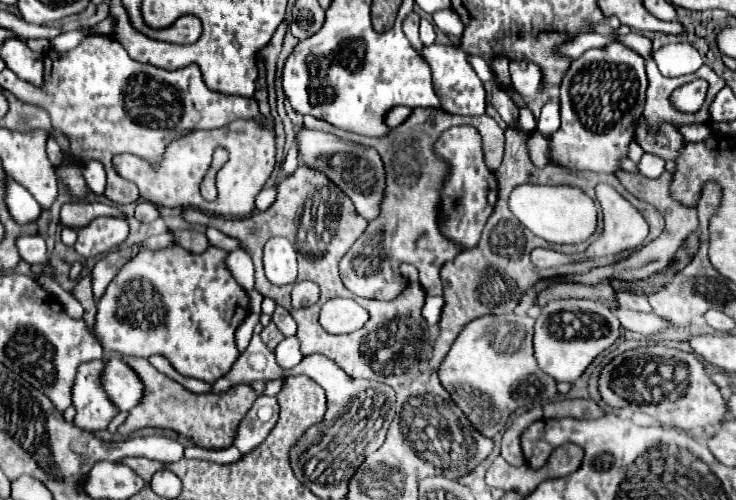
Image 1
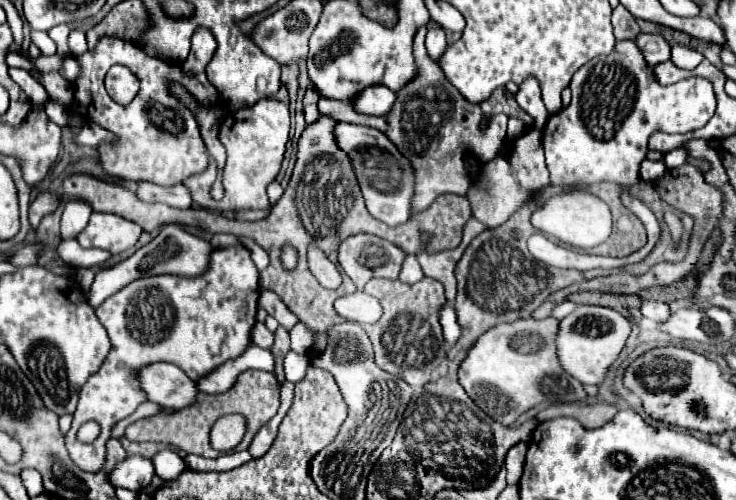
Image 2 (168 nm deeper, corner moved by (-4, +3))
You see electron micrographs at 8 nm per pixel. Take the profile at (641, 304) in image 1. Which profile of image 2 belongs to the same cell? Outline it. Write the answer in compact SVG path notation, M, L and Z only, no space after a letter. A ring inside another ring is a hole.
M643 301L641 313L643 313L643 317L659 323L659 321L665 321L665 317L669 317L669 307L661 301Z

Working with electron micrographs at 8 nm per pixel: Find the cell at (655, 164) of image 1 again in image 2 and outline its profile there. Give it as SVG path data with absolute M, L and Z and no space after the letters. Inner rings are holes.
M681 147L663 153L663 163L665 163L667 169L675 169L675 167L683 165L685 159L687 159L687 153L685 153L685 149L681 149Z

